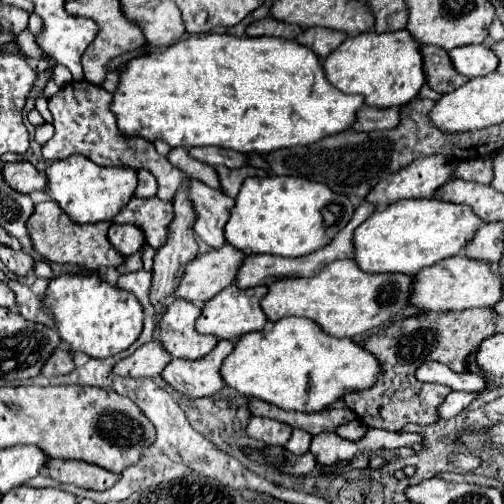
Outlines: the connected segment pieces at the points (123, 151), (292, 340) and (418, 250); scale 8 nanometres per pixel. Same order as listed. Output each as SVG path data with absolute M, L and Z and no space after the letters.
M86 80L80 82L70 82L62 86L50 100L48 108L54 116L54 126L56 132L54 136L42 146L42 156L44 160L62 160L72 154L82 154L96 164L102 166L128 166L134 170L146 168L150 170L156 180L158 180L158 198L162 200L172 200L176 190L182 186L186 180L186 174L174 168L164 156L160 156L154 148L152 142L140 138L140 136L124 136L116 124L116 114L110 110L112 104L112 94L106 92L102 86L90 84Z
M284 318L272 330L244 334L222 364L228 386L250 398L260 398L284 410L320 412L342 400L348 392L372 388L380 376L380 360L352 338L328 336L318 322Z
M436 198L398 200L392 206L376 210L360 228L356 228L354 260L364 272L402 272L418 274L438 260L464 252L464 246L482 226L480 216L466 204L442 202Z

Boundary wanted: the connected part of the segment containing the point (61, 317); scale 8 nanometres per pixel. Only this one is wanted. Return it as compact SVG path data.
M62 274L62 276L52 278L48 284L48 290L46 290L44 306L52 312L52 316L56 320L56 328L58 328L62 340L66 340L70 344L70 350L84 352L92 358L108 358L108 356L114 356L114 354L126 350L130 344L134 344L138 340L138 336L142 332L144 308L138 302L138 298L128 290L108 284L98 274Z

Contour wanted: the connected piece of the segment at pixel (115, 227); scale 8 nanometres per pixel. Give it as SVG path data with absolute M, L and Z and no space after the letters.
M112 224L108 230L108 240L120 254L130 256L142 248L144 232L134 224Z

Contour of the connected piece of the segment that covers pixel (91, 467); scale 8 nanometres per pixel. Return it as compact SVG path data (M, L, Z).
M48 460L50 476L64 484L76 484L88 490L108 490L122 476L98 468L96 464L84 464L80 460Z

